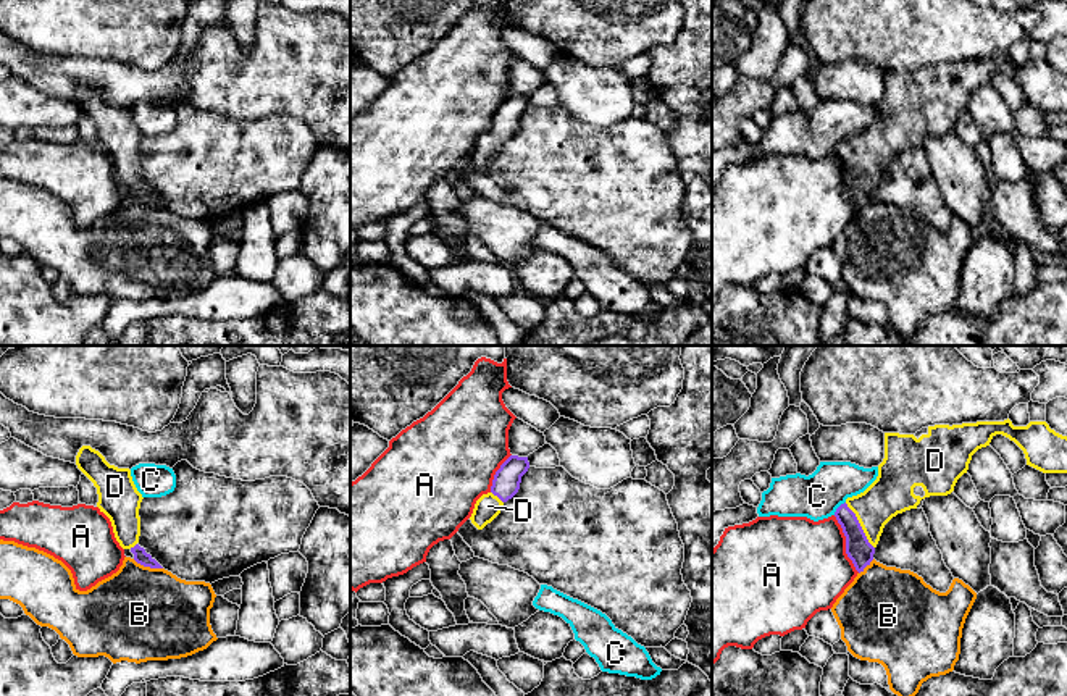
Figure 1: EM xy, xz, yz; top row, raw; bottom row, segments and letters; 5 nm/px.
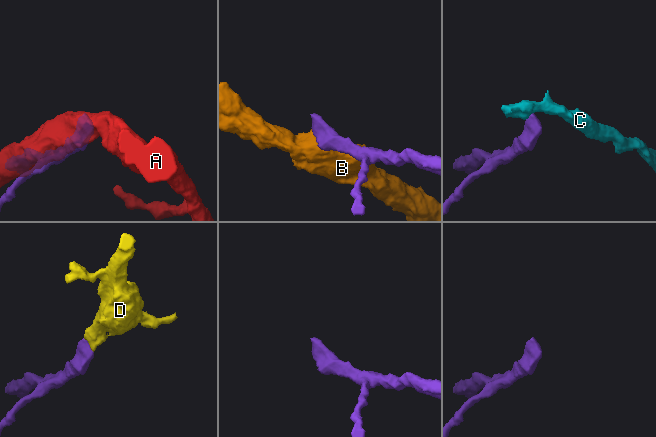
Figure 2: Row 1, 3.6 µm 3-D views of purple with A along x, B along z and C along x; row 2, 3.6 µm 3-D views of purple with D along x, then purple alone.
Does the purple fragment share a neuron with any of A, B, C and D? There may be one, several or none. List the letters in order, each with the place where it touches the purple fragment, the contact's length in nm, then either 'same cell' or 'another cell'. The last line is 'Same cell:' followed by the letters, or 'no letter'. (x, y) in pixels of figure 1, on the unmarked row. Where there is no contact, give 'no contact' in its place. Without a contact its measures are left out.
A: contact yz (846, 183); length 320 nm; another cell
B: contact xy (147, 204); length 160 nm; another cell
C: contact yz (838, 146); length 90 nm; another cell
D: contact yz (859, 163); length 280 nm; same cell
Same cell: D

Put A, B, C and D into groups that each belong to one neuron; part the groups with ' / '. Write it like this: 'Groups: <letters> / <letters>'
Groups: A / B / C / D

